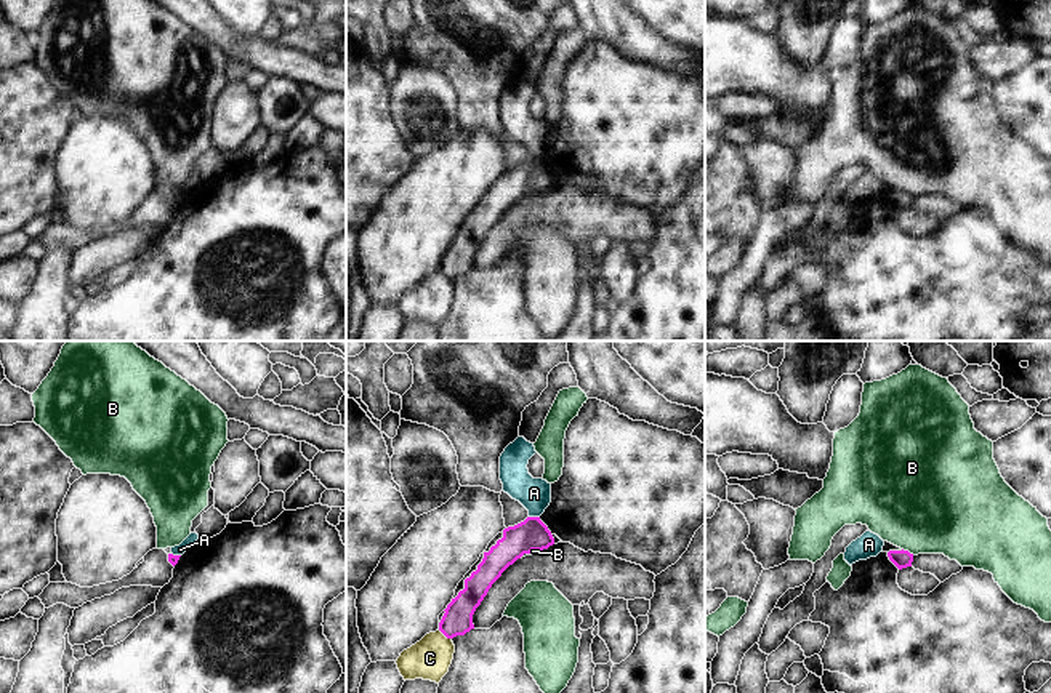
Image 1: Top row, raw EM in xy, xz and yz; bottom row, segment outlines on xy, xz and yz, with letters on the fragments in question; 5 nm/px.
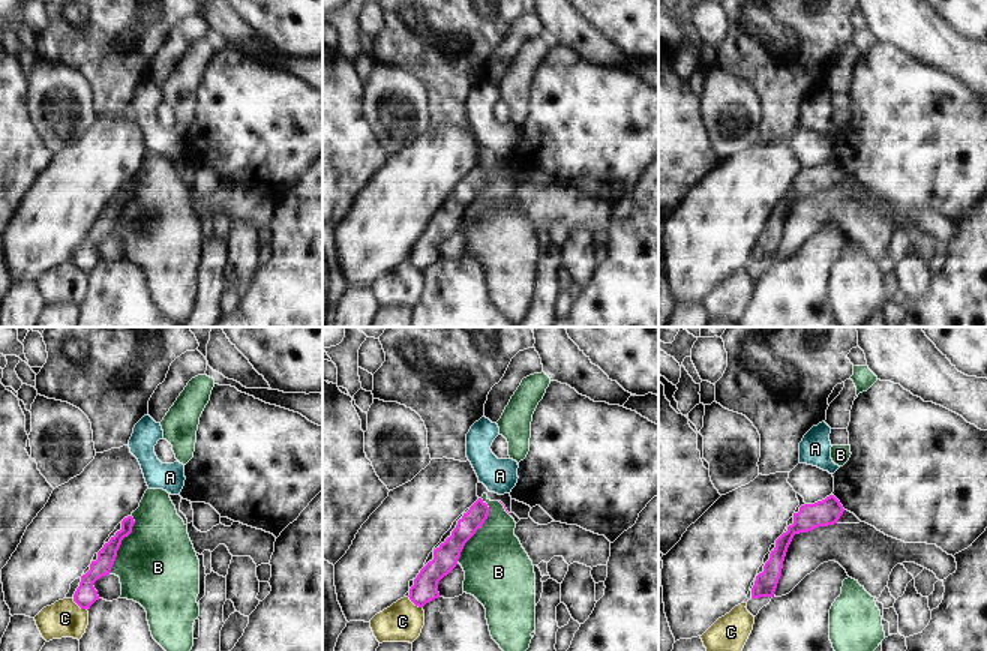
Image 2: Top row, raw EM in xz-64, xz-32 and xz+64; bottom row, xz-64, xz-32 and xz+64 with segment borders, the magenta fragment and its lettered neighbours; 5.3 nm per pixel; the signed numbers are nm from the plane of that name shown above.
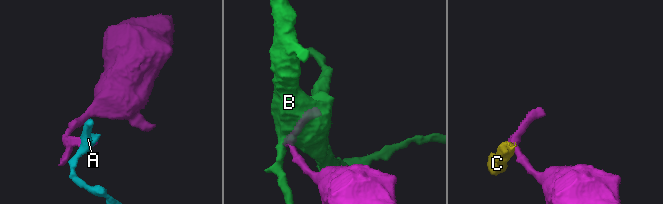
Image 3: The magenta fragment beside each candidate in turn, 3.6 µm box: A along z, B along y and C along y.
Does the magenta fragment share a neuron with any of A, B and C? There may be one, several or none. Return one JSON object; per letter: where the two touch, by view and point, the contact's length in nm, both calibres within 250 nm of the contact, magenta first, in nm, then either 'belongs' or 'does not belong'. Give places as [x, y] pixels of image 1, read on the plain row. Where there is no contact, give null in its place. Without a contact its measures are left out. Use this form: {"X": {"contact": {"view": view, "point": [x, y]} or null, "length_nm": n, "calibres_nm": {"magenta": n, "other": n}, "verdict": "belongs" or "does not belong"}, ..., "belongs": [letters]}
{"A": {"contact": {"view": "xz", "point": [534, 159]}, "length_nm": 60, "calibres_nm": {"magenta": 160, "other": 160}, "verdict": "does not belong"}, "B": {"contact": {"view": "yz", "point": [907, 192]}, "length_nm": 70, "calibres_nm": {"magenta": 90, "other": 500}, "verdict": "does not belong"}, "C": {"contact": {"view": "xz", "point": [446, 277]}, "length_nm": 80, "calibres_nm": {"magenta": 150, "other": 200}, "verdict": "does not belong"}, "belongs": []}

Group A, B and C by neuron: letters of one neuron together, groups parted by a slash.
A / B / C

